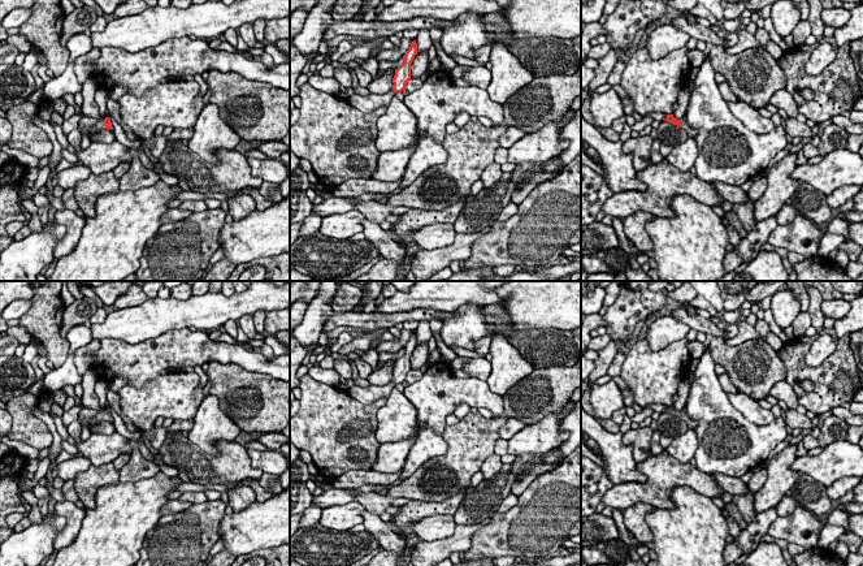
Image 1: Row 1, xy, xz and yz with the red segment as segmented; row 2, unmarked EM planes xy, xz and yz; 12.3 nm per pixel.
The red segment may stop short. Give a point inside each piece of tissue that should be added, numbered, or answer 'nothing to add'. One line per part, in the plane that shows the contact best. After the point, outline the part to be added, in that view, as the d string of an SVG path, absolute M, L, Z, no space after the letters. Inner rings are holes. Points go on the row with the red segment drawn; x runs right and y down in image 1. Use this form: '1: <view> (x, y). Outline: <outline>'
1: xy (99, 125). Outline: M103 118L97 120L97 122L96 122L95 125L90 126L90 128L83 128L83 129L78 128L78 130L79 130L81 133L86 134L88 138L90 138L94 133L96 133L96 131L99 131L99 130L103 130L103 129L105 129L105 126L104 126L104 120L103 120Z

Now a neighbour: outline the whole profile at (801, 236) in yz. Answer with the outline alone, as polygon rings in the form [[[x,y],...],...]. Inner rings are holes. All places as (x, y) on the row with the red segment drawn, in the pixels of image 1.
[[[798,213],[793,222],[777,225],[771,233],[768,243],[777,249],[797,252],[805,259],[808,259],[818,255],[820,239],[820,232],[816,225]]]

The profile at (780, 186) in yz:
[[[788,154],[772,165],[767,177],[767,189],[754,202],[754,224],[776,216],[786,200],[797,191],[799,181],[792,177],[793,170],[797,168],[797,155]]]

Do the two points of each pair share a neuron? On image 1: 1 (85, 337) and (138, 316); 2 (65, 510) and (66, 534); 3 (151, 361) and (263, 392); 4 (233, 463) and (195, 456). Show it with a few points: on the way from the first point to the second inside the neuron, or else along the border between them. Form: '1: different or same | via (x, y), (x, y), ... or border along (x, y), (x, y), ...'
1: different | border along (90, 329), (92, 338)
2: same | via (70, 515), (70, 528)
3: different | border along (208, 362), (217, 361), (238, 364)
4: same | via (224, 463), (204, 463)

